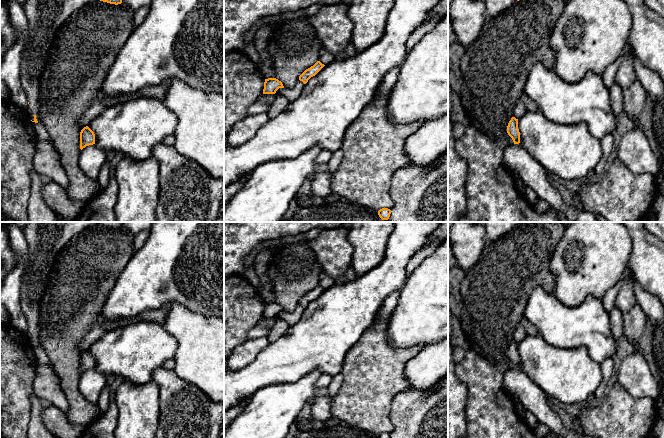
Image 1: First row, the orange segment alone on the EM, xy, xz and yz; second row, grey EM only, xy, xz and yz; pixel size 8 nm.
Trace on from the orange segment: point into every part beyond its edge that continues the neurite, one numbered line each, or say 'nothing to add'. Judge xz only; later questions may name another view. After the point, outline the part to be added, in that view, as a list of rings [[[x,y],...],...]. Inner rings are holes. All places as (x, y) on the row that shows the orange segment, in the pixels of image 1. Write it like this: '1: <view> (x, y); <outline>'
nothing to add

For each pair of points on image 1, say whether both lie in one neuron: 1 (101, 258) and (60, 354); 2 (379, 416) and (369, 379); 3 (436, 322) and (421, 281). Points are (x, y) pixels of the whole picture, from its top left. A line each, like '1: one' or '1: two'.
1: one
2: one
3: one

